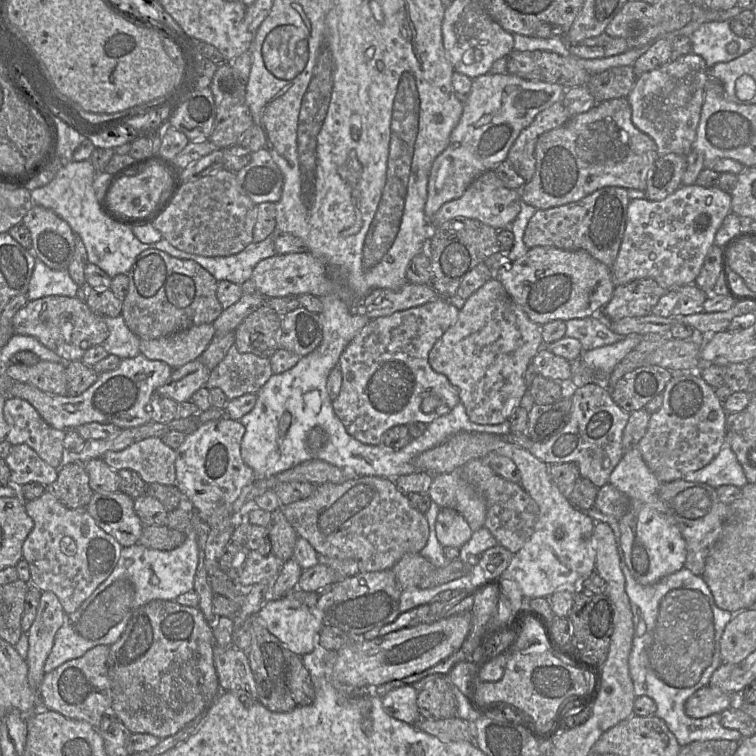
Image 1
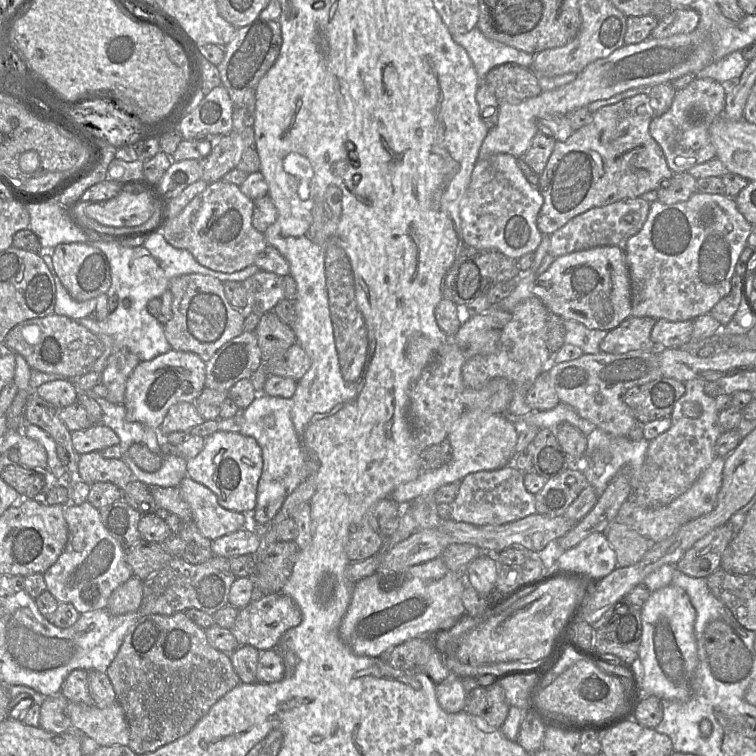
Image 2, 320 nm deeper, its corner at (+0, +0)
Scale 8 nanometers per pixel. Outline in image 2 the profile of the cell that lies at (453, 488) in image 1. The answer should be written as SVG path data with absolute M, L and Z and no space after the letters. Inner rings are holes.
M513 464L468 474L460 481L457 496L450 504L452 519L476 526L503 525L536 513L535 495L526 490L523 476Z

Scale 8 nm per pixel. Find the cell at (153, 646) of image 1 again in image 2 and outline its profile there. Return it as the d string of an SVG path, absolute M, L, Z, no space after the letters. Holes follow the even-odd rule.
M184 612L140 616L129 628L106 674L129 725L128 747L137 755L154 752L186 735L220 698L240 683L230 654L212 647L206 629L194 623Z

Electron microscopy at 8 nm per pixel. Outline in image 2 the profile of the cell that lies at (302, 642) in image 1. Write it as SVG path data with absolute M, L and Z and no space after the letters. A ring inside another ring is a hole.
M441 557L424 562L422 564L409 567L404 572L393 572L393 573L379 572L376 575L371 575L369 577L362 578L354 583L350 605L339 627L340 638L353 650L355 654L359 656L379 657L381 654L383 654L385 651L389 650L390 648L402 644L408 640L414 638L420 638L420 637L432 637L432 635L434 635L439 631L449 630L459 621L461 617L467 614L462 602L462 594L466 586L467 586L467 581L465 575L451 571L446 566L446 564L444 563Z

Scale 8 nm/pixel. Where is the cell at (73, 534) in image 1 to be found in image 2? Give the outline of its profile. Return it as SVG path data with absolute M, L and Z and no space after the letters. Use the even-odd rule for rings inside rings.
M86 501L80 505L74 505L71 503L65 504L64 509L63 509L63 516L64 516L67 526L68 526L68 541L65 546L65 549L60 554L57 561L43 574L47 590L55 597L55 599L58 602L71 603L79 613L86 613L86 612L91 612L91 611L95 611L95 610L105 609L111 594L120 585L122 585L128 579L133 577L132 570L125 559L125 549L121 546L119 541L116 538L114 538L108 532L108 530L105 528L104 524L102 523L100 511L97 508L95 508L88 501Z

